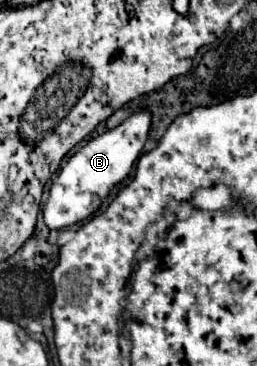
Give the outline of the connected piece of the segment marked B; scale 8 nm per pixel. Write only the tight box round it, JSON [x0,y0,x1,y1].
[42,111,150,229]

